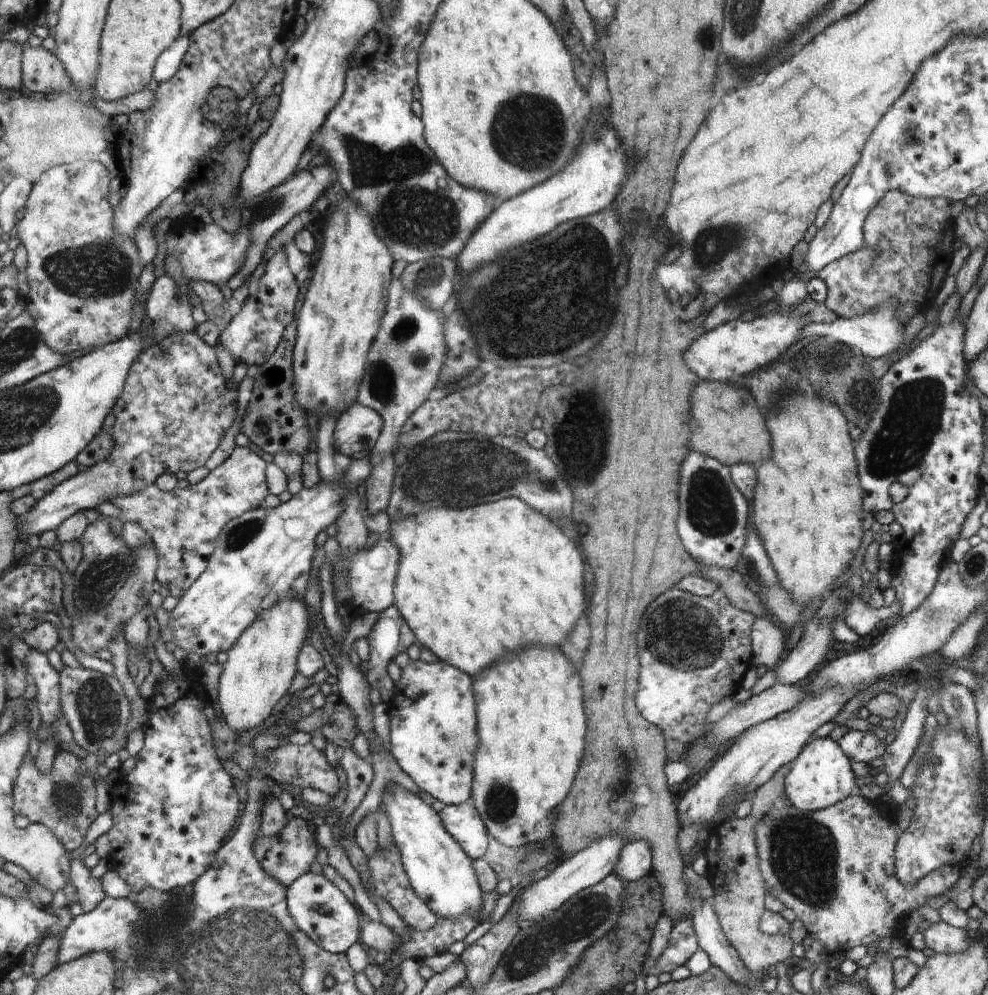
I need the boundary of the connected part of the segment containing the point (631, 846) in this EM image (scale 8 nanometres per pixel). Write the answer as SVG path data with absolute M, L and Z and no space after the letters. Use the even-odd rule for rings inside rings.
M644 840L628 841L614 874L621 882L635 882L652 873L653 869L651 845Z

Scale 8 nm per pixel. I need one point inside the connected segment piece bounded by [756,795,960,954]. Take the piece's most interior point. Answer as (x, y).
(833, 867)

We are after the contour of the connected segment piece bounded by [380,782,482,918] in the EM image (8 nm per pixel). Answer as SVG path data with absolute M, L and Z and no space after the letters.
M390 782L385 787L380 804L391 827L393 844L400 848L409 882L432 911L441 918L455 918L466 910L478 908L482 904L482 890L473 860L445 830L435 810L404 786Z

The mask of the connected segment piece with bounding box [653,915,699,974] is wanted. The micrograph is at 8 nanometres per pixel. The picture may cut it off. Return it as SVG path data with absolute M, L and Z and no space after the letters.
M682 915L674 919L670 942L664 948L662 956L656 960L653 971L657 974L671 974L676 968L685 966L694 950L698 950L698 944L691 916Z

